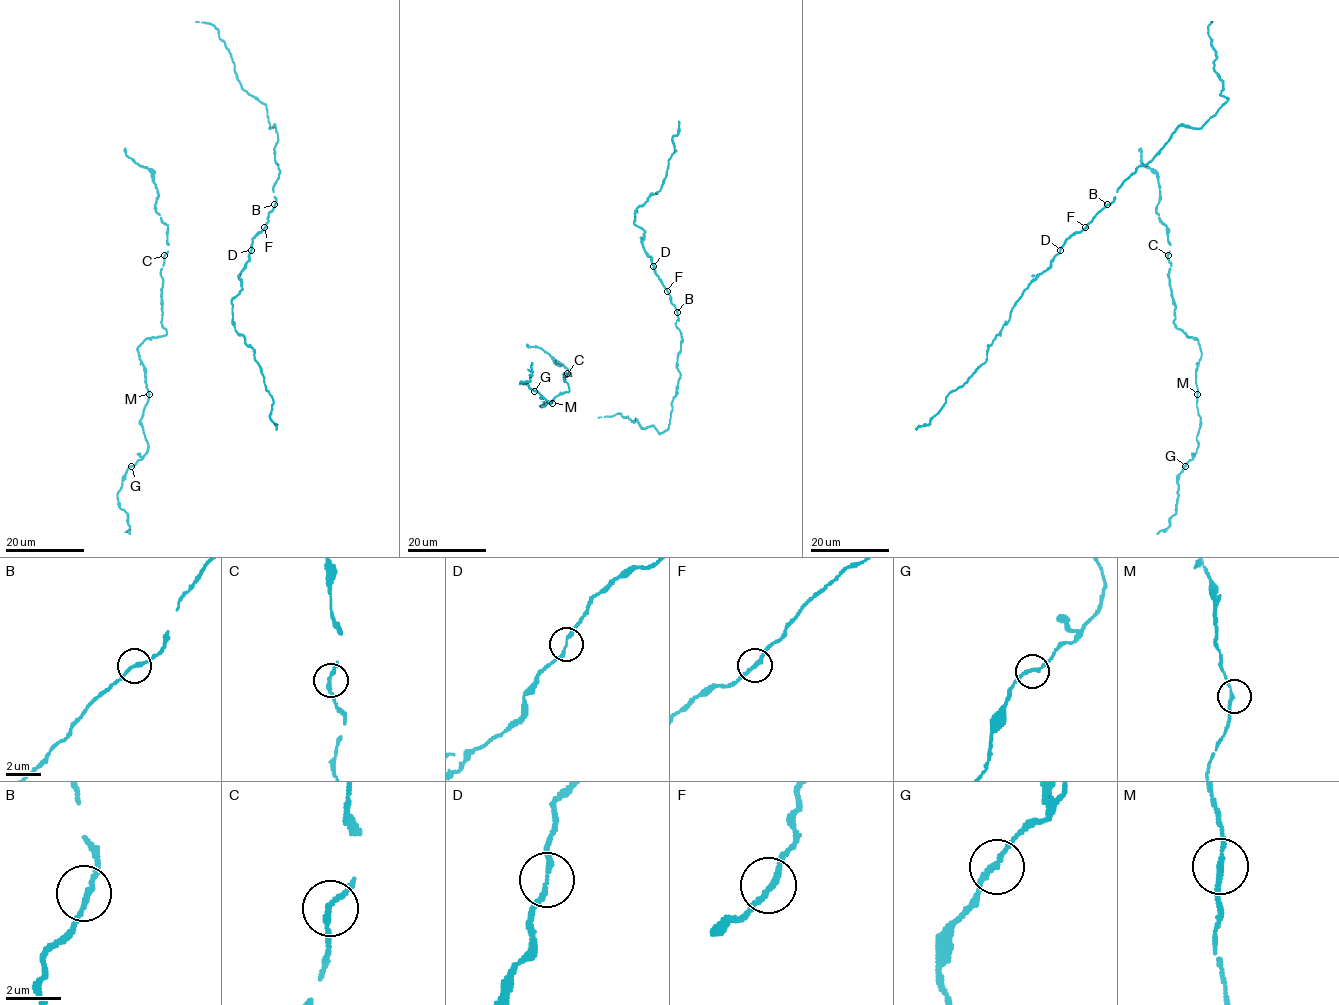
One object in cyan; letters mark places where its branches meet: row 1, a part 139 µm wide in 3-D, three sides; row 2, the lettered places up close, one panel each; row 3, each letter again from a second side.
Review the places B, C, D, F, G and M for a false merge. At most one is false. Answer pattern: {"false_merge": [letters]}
{"false_merge": []}

